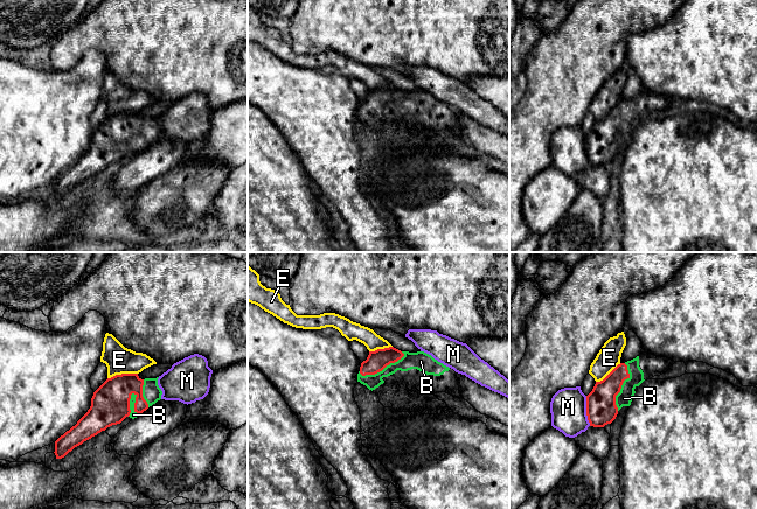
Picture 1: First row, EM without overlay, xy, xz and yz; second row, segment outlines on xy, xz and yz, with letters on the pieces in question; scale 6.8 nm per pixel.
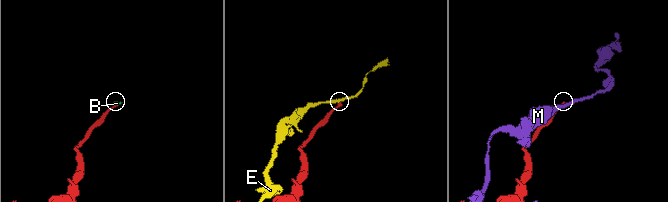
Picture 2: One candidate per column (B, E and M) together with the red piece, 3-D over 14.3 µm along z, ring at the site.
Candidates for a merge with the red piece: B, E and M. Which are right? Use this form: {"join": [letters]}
{"join": ["B"]}

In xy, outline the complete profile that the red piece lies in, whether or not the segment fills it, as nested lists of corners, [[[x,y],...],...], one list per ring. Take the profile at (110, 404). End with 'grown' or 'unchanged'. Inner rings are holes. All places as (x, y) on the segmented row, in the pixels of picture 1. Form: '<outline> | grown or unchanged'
[[[121,374],[107,378],[91,398],[88,412],[55,441],[56,459],[64,458],[75,447],[120,424],[126,417],[137,418],[161,399],[158,378],[141,379],[138,374]]] | grown

